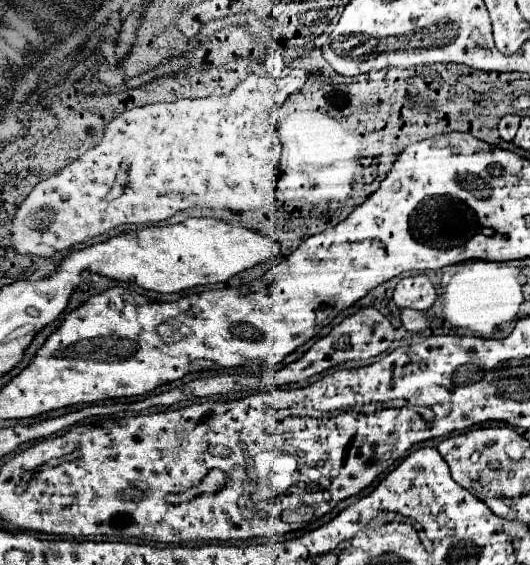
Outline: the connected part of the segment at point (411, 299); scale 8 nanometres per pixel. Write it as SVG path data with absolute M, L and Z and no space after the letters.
M426 275L404 277L394 289L394 303L400 309L430 309L436 301L436 289Z

